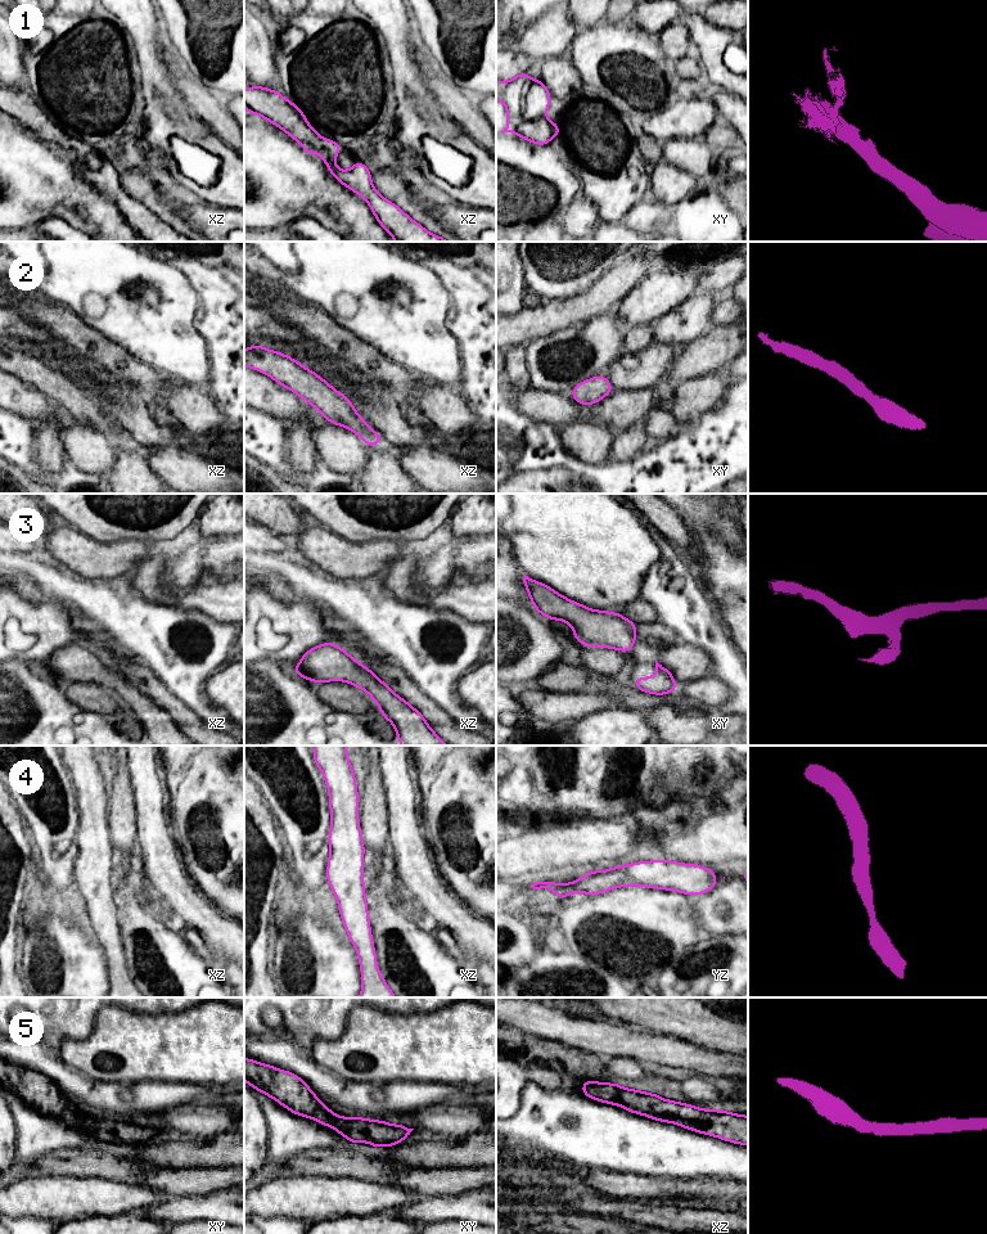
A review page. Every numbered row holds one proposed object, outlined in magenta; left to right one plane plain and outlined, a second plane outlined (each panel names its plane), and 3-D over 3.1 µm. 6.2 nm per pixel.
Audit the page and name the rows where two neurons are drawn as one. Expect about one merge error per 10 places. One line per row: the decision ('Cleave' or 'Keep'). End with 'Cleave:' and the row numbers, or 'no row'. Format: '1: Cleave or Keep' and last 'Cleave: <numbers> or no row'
1: Keep
2: Keep
3: Keep
4: Keep
5: Keep
Cleave: no row

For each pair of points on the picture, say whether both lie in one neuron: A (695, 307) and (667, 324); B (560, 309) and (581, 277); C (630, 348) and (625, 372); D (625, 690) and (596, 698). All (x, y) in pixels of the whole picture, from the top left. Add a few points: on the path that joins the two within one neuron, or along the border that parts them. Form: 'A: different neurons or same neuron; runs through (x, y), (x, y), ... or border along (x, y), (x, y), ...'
A: same neuron; runs through (694, 316), (684, 327), (676, 327)
B: different neurons; border along (566, 297), (550, 301)
C: different neurons; border along (652, 342), (641, 350), (626, 355)
D: different neurons; border along (589, 687), (604, 692), (617, 705)

